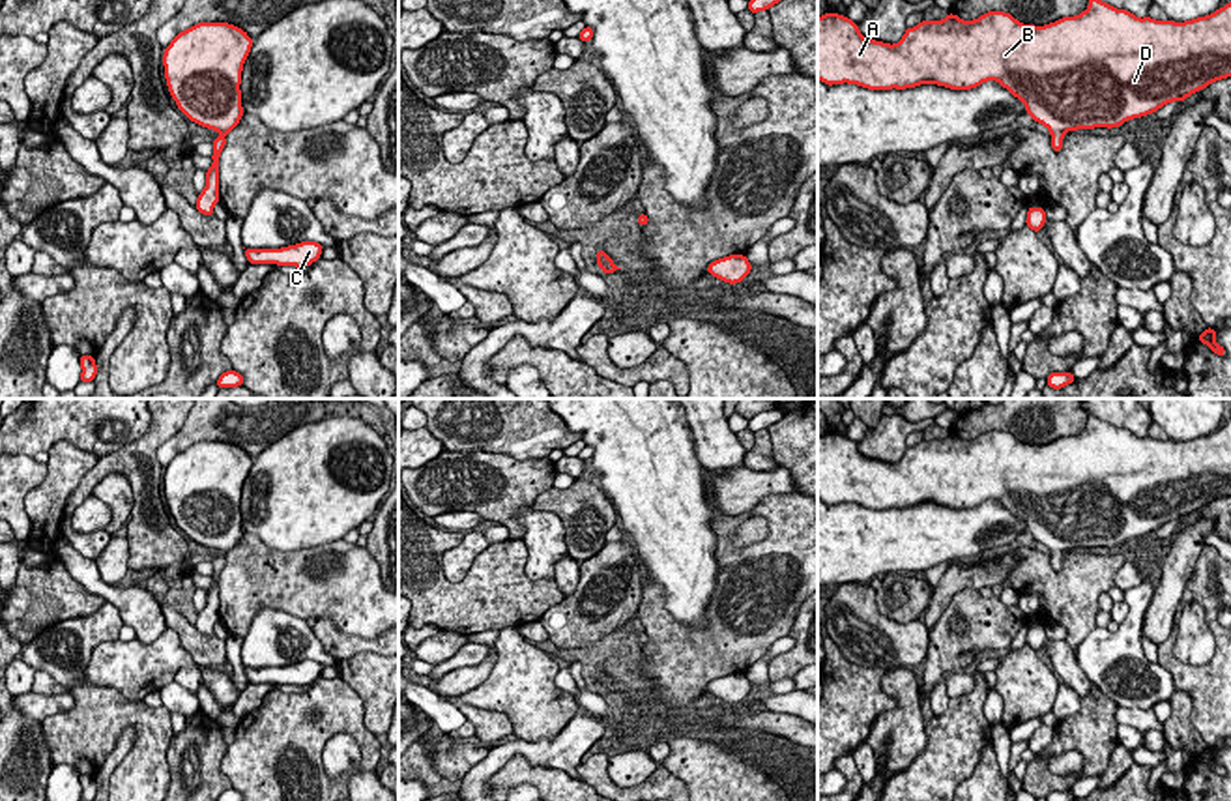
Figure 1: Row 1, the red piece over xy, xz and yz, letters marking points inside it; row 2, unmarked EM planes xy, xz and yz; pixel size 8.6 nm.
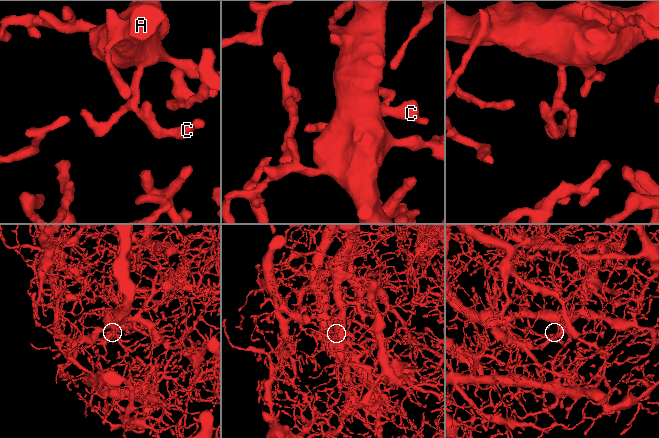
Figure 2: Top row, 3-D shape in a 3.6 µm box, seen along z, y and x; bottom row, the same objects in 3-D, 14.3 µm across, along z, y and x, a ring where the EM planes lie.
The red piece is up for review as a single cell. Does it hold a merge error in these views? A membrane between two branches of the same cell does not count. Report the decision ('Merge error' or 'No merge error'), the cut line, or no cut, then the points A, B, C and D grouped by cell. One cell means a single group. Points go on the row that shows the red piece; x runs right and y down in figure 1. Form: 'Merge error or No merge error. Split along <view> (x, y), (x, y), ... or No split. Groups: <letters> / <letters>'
No merge error. No split. Groups: A B C D

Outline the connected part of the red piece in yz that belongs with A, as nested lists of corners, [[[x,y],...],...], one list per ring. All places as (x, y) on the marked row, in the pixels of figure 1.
[[[1089,0],[1083,13],[1046,26],[1021,24],[1005,11],[988,11],[975,21],[949,13],[943,21],[922,21],[907,28],[896,45],[866,39],[847,17],[818,17],[821,82],[849,82],[870,90],[904,90],[930,82],[971,90],[997,80],[1025,103],[1025,112],[1035,122],[1050,129],[1057,153],[1066,131],[1119,127],[1171,101],[1184,101],[1225,77],[1231,77],[1231,2],[1186,22],[1137,19],[1102,0]]]

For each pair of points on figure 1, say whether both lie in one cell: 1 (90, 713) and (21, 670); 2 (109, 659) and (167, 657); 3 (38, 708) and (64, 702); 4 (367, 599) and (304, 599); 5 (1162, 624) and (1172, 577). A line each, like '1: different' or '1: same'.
1: different
2: same
3: same
4: same
5: same

